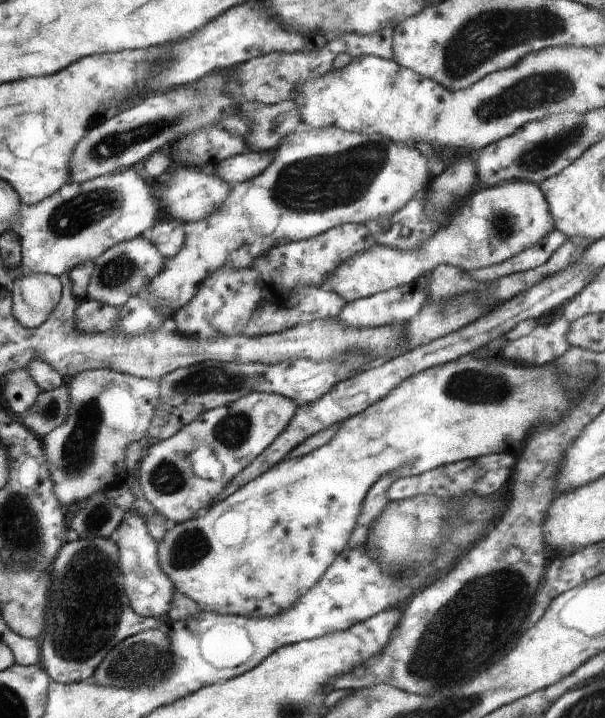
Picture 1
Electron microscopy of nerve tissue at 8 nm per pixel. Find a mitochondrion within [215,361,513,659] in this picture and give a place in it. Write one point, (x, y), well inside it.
(470, 385)

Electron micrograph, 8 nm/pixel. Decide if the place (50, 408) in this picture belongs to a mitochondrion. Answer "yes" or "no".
yes

